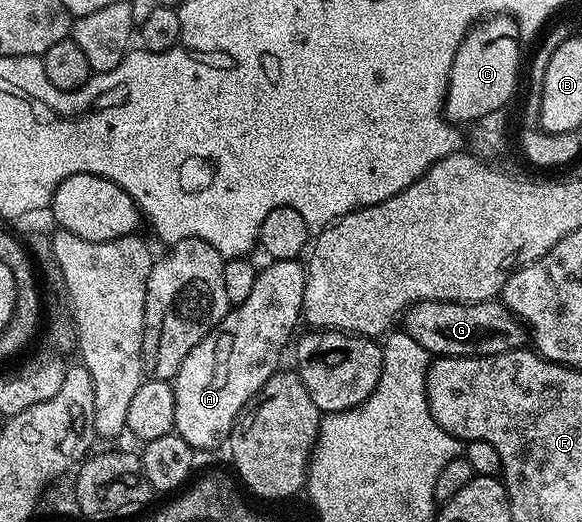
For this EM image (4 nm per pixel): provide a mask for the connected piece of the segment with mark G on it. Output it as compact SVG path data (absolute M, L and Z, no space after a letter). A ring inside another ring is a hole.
M500 300L489 302L418 302L404 315L404 332L431 356L487 358L527 345L528 330ZM406 322L406 326L405 326Z

